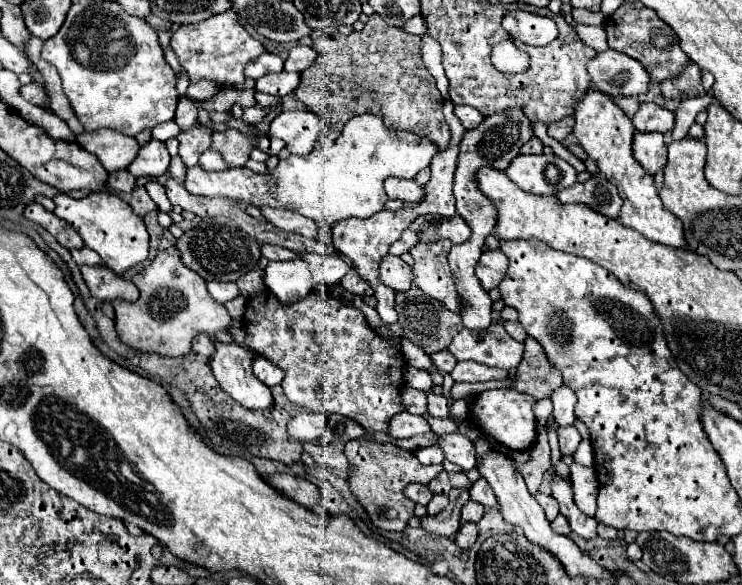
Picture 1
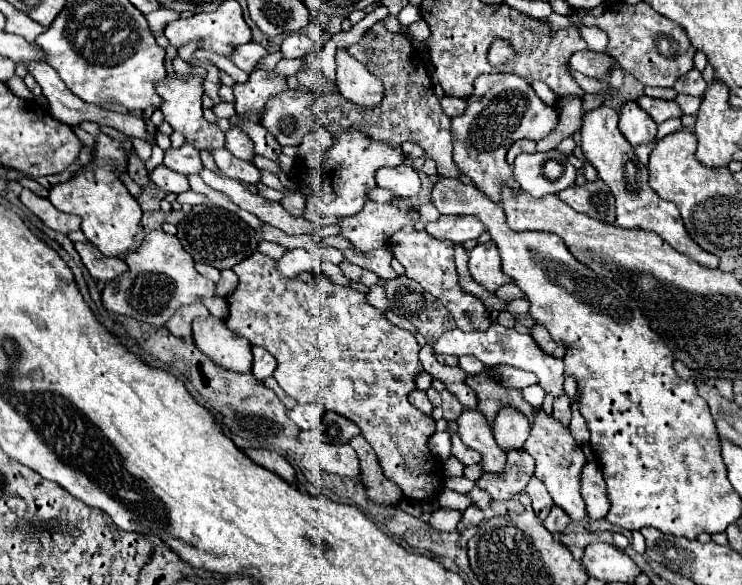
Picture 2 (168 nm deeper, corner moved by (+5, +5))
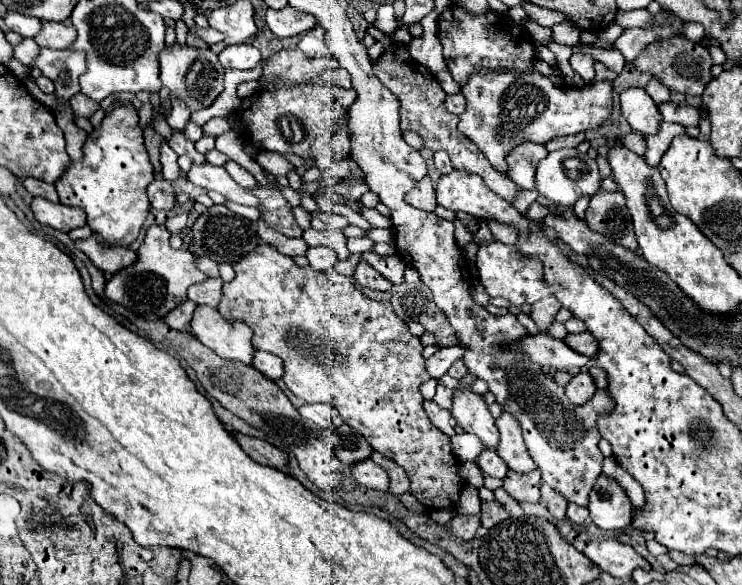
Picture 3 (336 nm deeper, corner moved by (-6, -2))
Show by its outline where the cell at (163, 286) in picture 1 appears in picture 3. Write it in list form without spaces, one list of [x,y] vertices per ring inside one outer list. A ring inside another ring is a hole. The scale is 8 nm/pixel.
[[[151,226],[137,250],[135,264],[121,268],[107,280],[105,296],[145,320],[163,320],[175,306],[187,300],[187,288],[195,282],[203,282],[207,276],[193,264],[193,254],[189,250],[171,248],[169,236],[165,226]]]

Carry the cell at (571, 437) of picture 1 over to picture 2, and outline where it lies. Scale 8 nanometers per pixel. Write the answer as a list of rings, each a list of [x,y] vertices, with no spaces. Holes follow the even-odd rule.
[[[562,395],[560,399],[554,401],[554,413],[552,413],[552,417],[556,421],[560,421],[564,427],[570,425],[570,401],[568,401],[566,395]]]

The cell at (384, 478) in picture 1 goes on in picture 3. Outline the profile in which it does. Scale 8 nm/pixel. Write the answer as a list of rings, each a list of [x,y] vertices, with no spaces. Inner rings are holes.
[[[373,452],[373,454],[371,454],[371,460],[373,460],[375,464],[379,464],[381,468],[387,470],[387,474],[389,474],[389,478],[391,478],[391,486],[389,486],[389,492],[391,492],[391,494],[399,496],[399,494],[409,492],[407,474],[405,474],[405,470],[403,470],[399,464],[395,464],[393,460],[381,456],[379,452]]]

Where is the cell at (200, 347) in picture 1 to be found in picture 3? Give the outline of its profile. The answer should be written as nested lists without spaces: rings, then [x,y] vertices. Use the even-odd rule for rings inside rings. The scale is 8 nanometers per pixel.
[[[185,300],[183,304],[179,304],[179,308],[175,308],[175,310],[165,318],[165,322],[167,322],[171,328],[183,332],[183,330],[187,330],[187,324],[189,324],[191,318],[193,318],[193,310],[195,310],[195,302]]]

